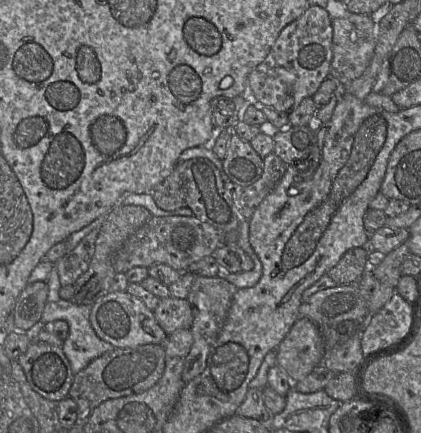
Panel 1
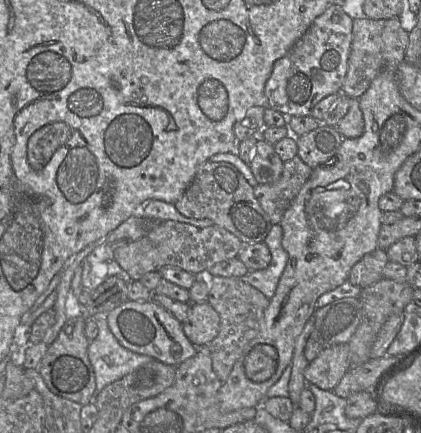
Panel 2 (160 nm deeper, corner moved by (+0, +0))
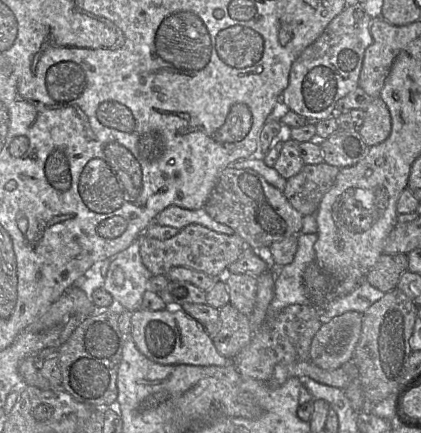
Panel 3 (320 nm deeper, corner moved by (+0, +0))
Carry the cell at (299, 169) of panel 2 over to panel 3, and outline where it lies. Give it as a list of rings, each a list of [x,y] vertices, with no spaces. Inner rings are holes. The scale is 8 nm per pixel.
[[[326,164],[304,165],[295,176],[287,179],[282,191],[290,204],[303,216],[315,214],[322,198],[334,185],[340,168]]]

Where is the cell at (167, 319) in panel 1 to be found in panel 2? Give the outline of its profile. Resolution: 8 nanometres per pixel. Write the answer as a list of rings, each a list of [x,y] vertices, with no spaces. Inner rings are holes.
[[[207,302],[190,303],[189,316],[183,331],[196,347],[207,347],[219,333],[220,317]]]

